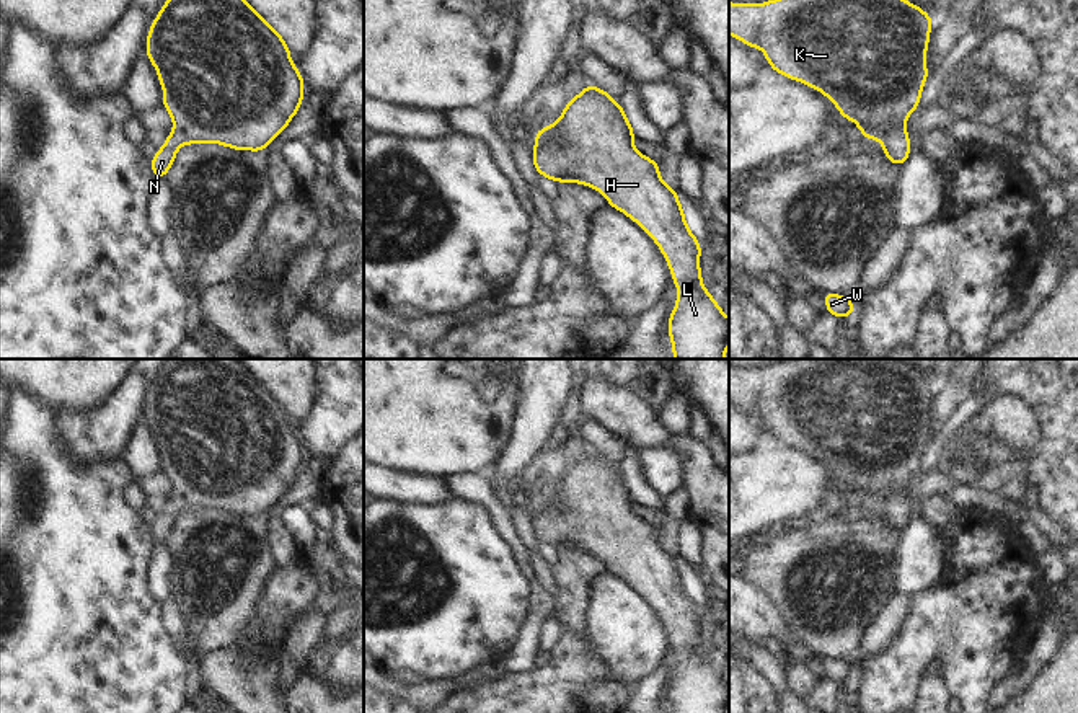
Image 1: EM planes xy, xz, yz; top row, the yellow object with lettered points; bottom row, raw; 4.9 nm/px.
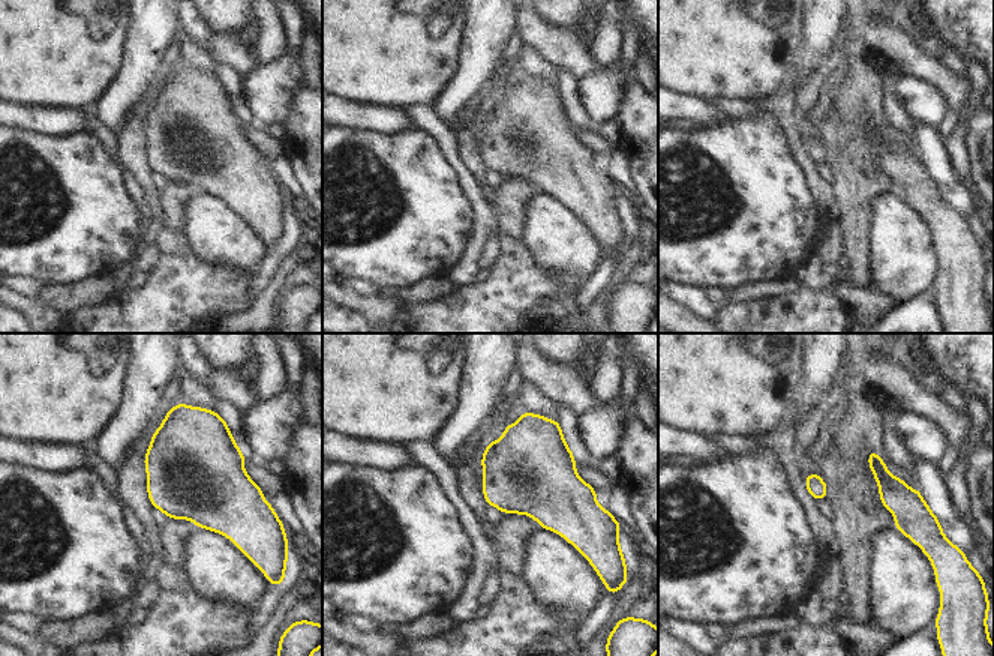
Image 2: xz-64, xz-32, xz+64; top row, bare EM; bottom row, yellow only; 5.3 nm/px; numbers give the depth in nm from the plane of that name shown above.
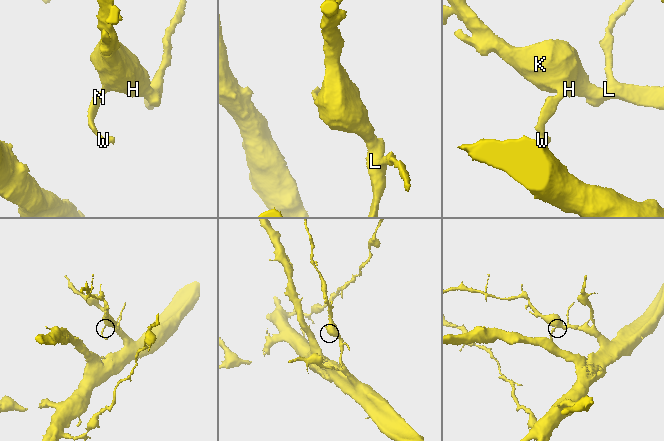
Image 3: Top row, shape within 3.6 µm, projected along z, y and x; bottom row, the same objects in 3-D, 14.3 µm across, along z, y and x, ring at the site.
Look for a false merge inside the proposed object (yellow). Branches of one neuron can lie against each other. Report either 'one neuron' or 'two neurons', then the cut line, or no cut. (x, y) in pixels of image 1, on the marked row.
one neuron; no cut

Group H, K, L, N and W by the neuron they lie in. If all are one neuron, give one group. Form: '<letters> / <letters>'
H K L N W

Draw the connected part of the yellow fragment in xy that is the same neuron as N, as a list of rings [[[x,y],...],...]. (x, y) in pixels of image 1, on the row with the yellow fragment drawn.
[[[166,0],[157,18],[150,24],[147,34],[147,47],[144,52],[153,64],[160,85],[163,88],[163,106],[173,119],[173,132],[166,135],[166,142],[150,160],[153,178],[166,178],[181,145],[189,144],[220,144],[233,150],[263,152],[274,139],[290,124],[303,101],[305,78],[290,59],[290,49],[282,36],[246,2],[246,0]]]

